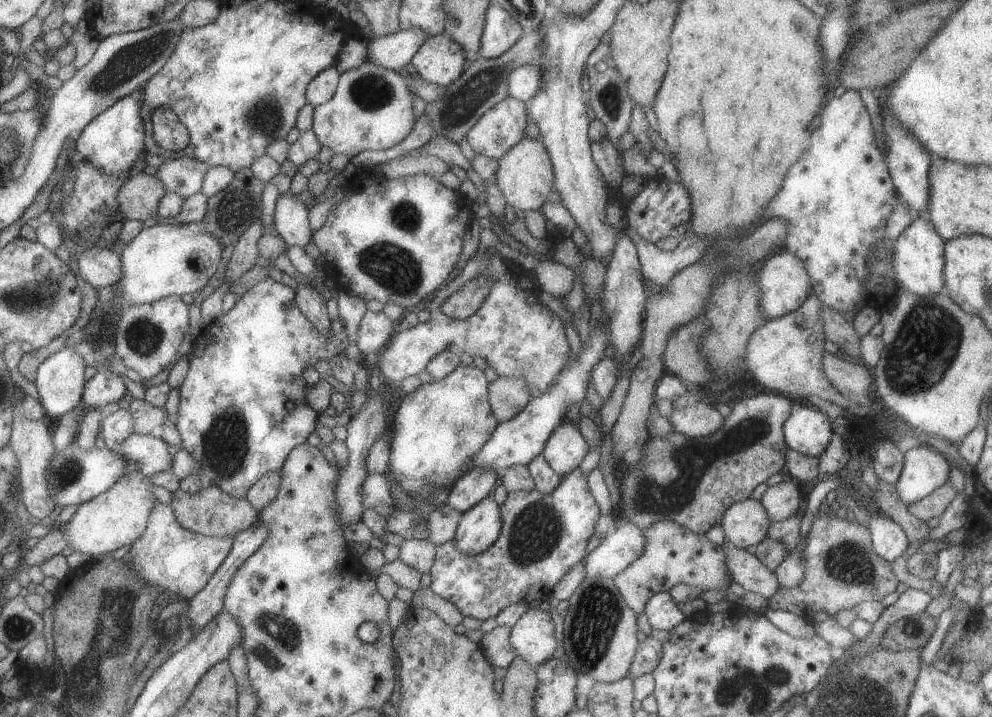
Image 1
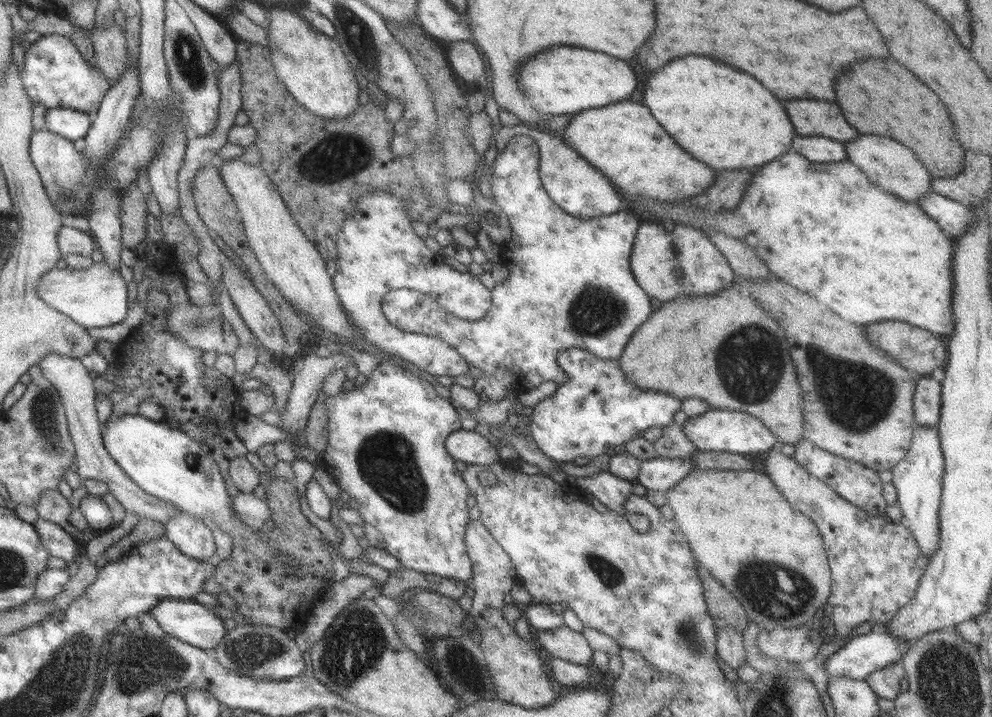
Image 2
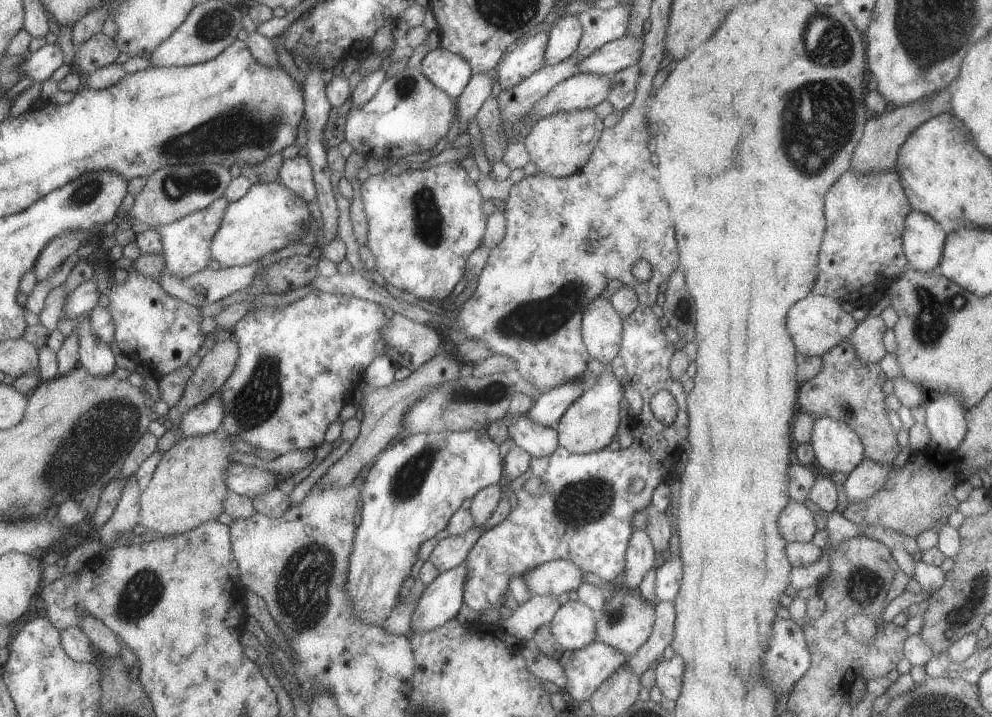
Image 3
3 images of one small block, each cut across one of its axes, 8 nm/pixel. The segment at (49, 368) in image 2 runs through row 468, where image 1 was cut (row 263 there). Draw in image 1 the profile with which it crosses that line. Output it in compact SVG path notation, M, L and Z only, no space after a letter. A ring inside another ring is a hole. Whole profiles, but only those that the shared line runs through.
M89 248L78 253L79 275L96 290L122 280L122 264L116 251Z

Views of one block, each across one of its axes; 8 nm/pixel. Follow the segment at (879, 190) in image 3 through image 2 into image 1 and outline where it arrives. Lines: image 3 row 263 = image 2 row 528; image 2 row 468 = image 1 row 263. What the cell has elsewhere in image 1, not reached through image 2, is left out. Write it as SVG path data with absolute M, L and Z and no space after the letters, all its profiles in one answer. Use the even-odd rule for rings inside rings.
M788 250L774 254L764 264L764 268L758 272L758 288L760 288L760 310L767 321L798 310L808 298L808 294L813 292L804 262Z

